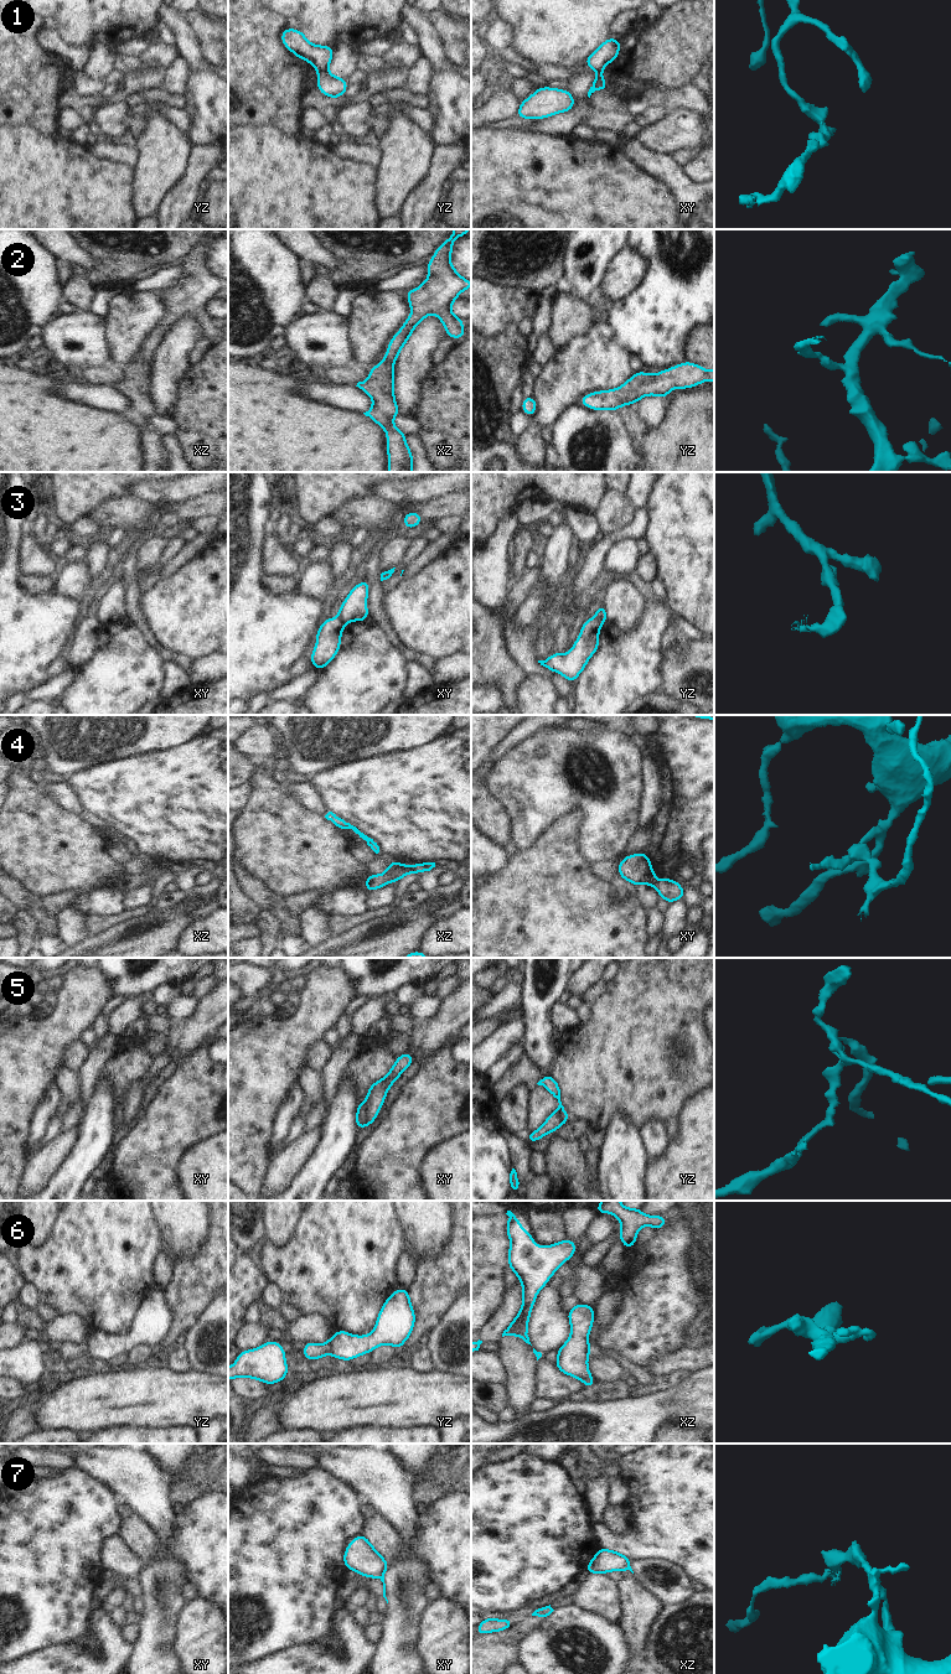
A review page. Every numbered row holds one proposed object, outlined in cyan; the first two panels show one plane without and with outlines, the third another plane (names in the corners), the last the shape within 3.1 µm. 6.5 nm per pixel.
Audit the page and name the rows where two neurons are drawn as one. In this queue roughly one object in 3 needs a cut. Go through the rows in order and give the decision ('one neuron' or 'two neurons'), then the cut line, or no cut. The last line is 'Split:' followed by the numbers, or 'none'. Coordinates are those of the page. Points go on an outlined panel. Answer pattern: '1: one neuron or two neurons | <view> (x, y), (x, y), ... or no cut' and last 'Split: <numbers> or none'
1: two neurons | yz (326, 70), (318, 72)
2: one neuron | no cut
3: two neurons | xy (337, 617), (346, 622)
4: two neurons | xz (412, 865), (415, 871)
5: two neurons | xy (367, 1102), (366, 1119), (357, 1126)
6: two neurons | yz (330, 1340), (331, 1352)
7: two neurons | xy (383, 1571), (378, 1577)
Split: 1, 3, 4, 5, 6, 7

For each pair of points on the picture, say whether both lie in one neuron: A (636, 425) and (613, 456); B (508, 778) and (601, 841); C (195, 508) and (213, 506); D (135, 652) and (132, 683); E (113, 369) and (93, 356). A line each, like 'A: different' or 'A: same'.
A: different
B: same
C: same
D: same
E: different

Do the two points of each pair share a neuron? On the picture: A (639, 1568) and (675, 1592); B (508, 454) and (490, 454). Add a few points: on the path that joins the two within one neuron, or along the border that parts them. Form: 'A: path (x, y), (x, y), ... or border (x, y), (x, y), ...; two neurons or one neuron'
A: path (647, 1577), (652, 1584), (665, 1589); one neuron
B: path (504, 454), (495, 454); one neuron

